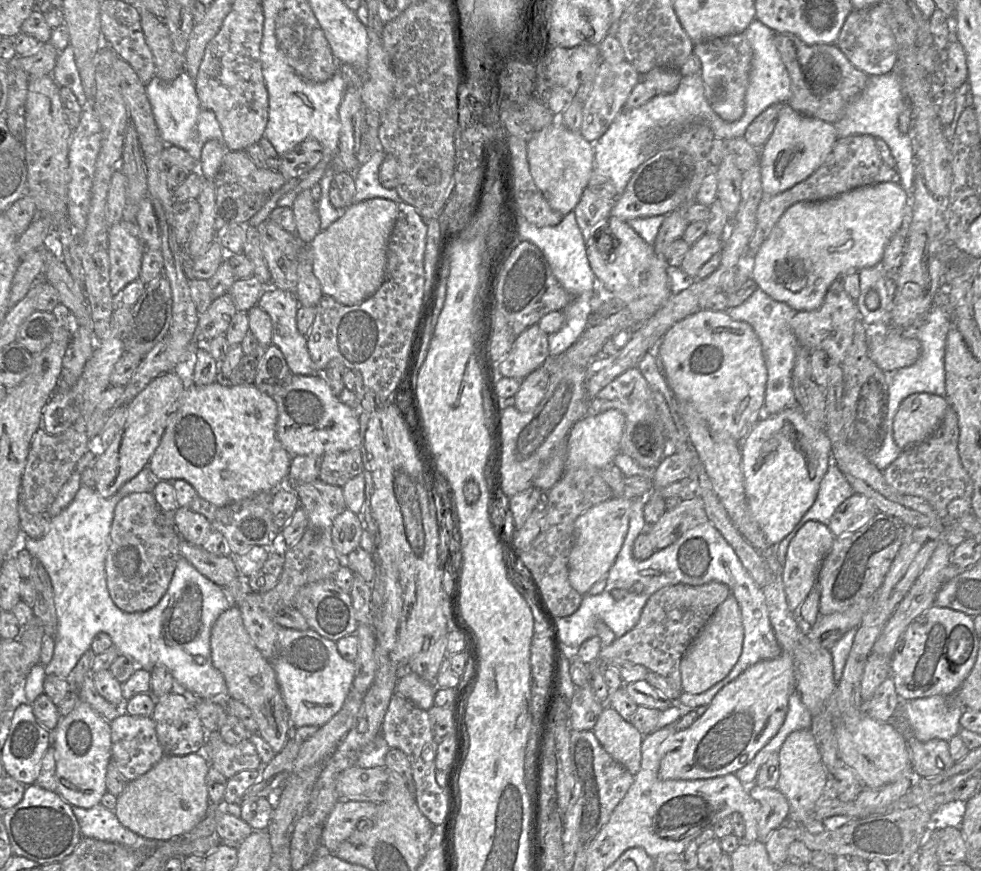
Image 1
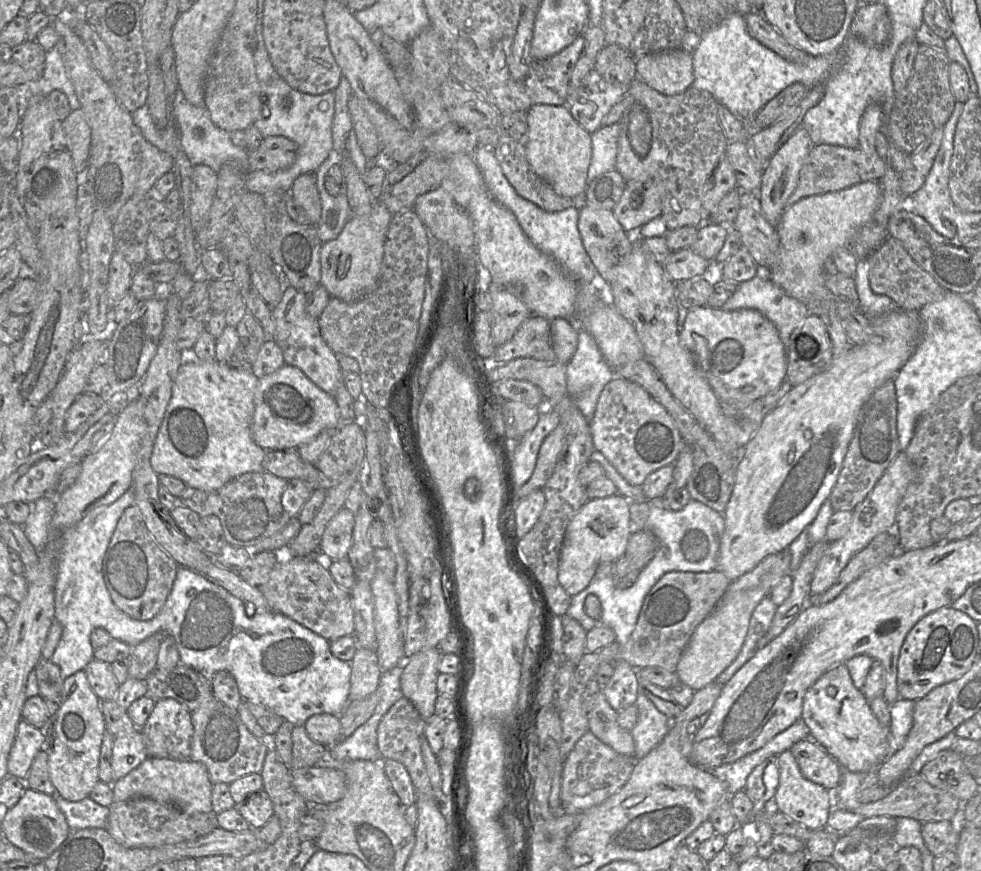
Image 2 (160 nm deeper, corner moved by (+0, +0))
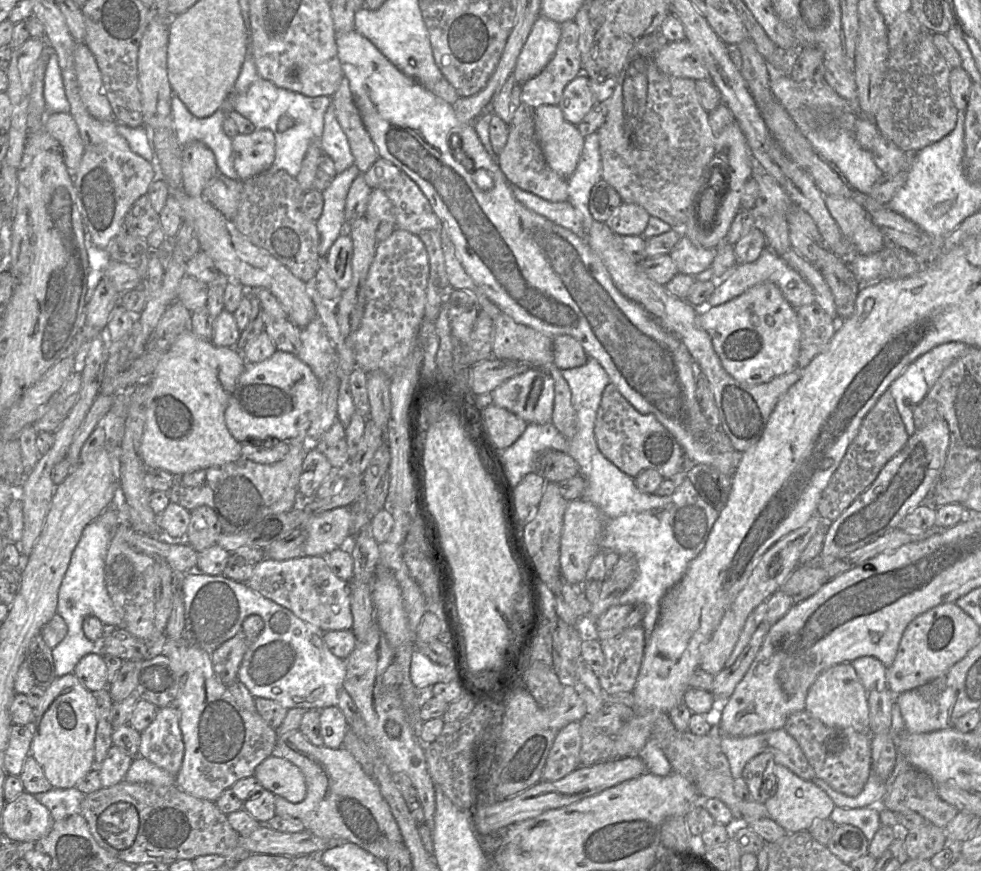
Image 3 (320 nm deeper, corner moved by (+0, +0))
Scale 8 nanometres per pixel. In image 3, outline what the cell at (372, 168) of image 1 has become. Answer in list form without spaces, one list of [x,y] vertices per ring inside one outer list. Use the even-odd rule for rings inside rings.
[[[353,164],[345,171],[336,174],[330,185],[324,189],[323,210],[316,221],[319,234],[318,253],[323,259],[333,243],[346,230],[344,208],[348,191],[352,182],[360,174],[358,167]]]

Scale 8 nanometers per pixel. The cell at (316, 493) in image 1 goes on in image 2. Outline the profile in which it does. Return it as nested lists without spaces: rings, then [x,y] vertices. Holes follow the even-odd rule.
[[[297,449],[266,450],[262,466],[280,478],[304,480],[314,490],[327,490],[330,485],[315,464],[303,460]]]

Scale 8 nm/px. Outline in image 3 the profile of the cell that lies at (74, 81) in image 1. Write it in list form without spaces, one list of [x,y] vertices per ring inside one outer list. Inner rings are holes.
[[[55,53],[49,57],[44,75],[44,100],[47,113],[69,113],[67,99],[58,58]]]

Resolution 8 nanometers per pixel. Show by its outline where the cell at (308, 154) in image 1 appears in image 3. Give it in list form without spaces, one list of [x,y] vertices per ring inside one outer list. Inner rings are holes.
[[[255,129],[251,134],[238,133],[233,137],[233,165],[239,180],[268,170],[275,159],[275,145],[275,136],[269,129]]]

